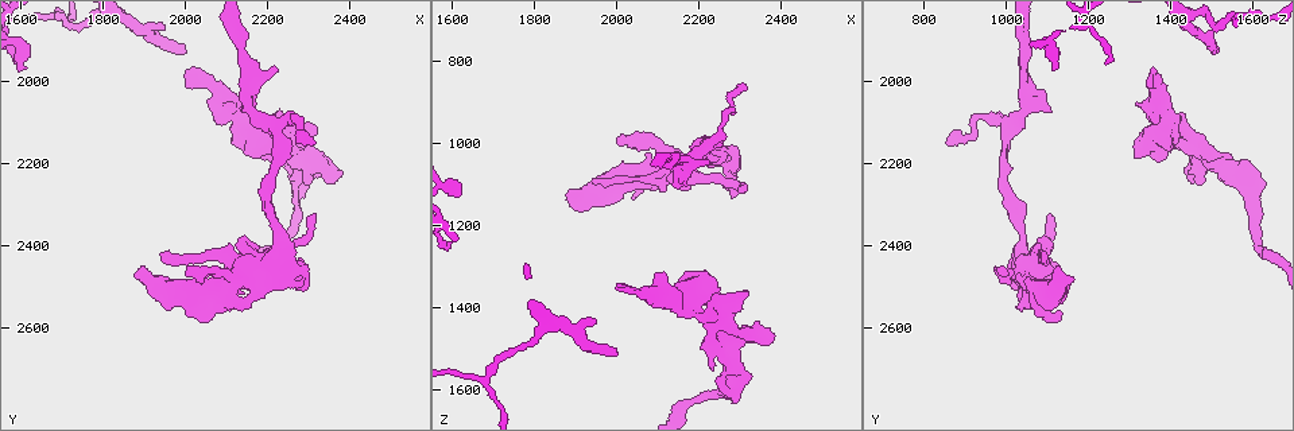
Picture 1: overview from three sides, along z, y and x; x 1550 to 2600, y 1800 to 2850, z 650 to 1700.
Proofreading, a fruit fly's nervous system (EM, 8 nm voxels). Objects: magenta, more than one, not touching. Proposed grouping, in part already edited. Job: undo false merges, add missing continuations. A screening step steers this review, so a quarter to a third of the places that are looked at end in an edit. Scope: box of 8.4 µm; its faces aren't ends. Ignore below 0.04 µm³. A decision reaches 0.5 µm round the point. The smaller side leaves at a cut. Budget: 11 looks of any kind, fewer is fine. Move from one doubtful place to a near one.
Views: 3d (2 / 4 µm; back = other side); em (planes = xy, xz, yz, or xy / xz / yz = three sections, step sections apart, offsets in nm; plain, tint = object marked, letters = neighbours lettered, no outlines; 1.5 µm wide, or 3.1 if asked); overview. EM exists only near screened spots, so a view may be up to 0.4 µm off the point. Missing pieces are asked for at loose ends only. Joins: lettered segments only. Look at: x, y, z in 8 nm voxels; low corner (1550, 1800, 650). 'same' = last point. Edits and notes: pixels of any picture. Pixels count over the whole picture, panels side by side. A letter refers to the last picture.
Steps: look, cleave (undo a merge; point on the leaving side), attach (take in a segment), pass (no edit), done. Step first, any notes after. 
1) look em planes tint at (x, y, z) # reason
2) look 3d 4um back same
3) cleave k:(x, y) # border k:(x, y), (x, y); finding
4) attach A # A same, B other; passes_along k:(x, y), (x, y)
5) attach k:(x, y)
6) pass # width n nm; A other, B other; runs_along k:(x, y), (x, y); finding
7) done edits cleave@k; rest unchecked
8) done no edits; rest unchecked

look em planes letters at (2225, 1970, 1040) # an open end

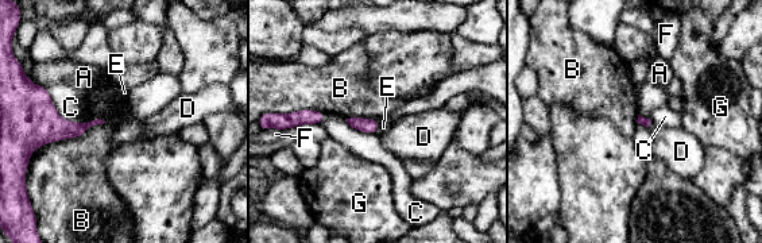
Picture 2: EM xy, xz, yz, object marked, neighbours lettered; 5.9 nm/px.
pass # A other, B other, C other, D other, E other, F other, G other; border 2:(105, 122), (31, 153); none of them fits

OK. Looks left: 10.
look 3d 2um at (1875, 2475, 1130) # an open end

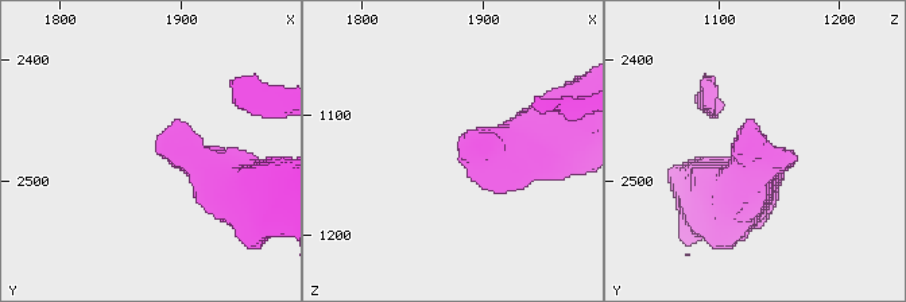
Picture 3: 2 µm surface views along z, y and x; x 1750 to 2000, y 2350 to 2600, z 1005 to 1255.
look em planes letters at (1880, 2468, 1126)

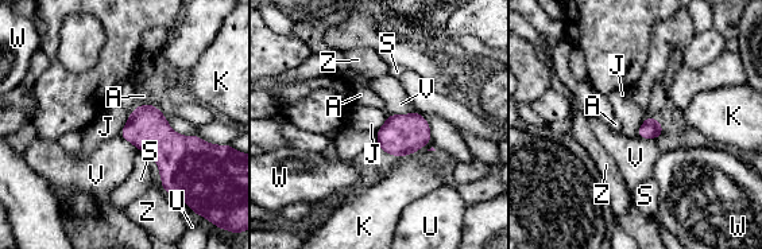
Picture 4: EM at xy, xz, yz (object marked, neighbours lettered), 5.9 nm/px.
pass # longest_contact V 180 nm; A other, J other, K other, S other, U other, V other, W other, Z other; border 4:(130, 113), (119, 135); none of them fits

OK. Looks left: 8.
look 3d 4um at (2200, 2445, 1025) # a fork

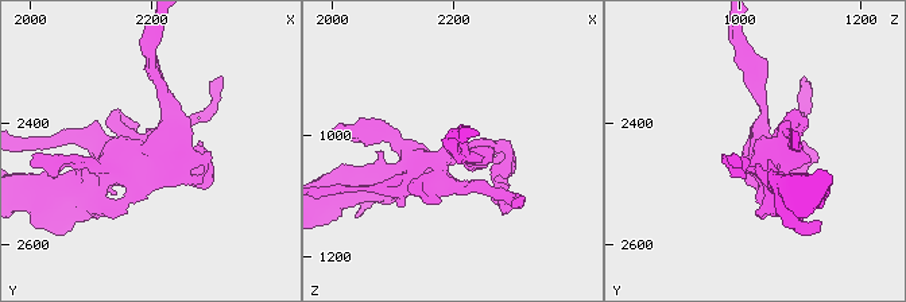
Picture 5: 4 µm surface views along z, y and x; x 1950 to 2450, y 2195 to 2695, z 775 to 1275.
look em planes tint at (2200, 2440, 1030)

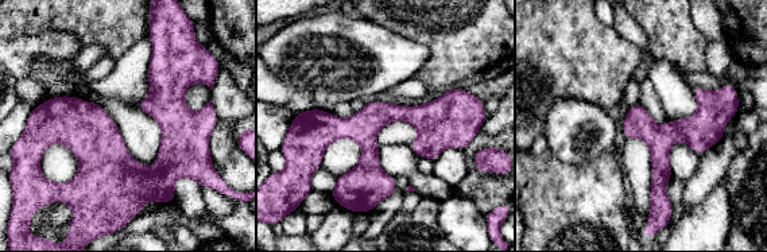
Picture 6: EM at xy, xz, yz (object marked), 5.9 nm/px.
look em planes letters same

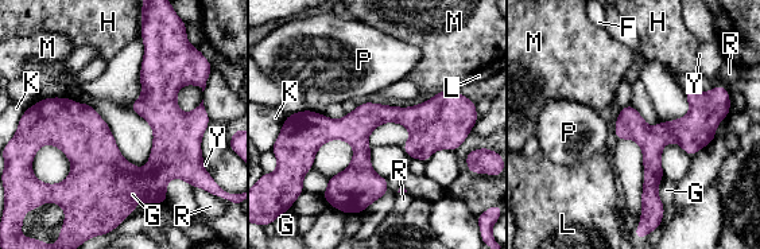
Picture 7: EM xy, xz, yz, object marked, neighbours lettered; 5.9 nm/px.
pass # width 120 nm; F other, G other, H other, K other, L other, M other, P other, R other, Y other; one neuron here

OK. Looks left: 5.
look em xy step 4 letters at (2000, 1920, 1510) # free end

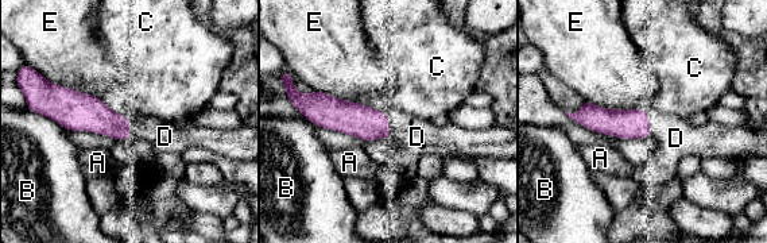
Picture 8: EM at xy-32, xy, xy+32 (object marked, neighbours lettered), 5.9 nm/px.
look em planes letters same # cut it another way

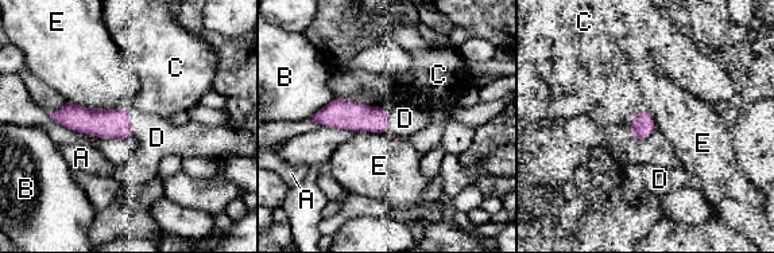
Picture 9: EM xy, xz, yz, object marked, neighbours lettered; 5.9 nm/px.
attach D # A other, B other, C other, D same, E other; the neuron continues

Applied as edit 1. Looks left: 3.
done edits attach@9; rest unchecked

